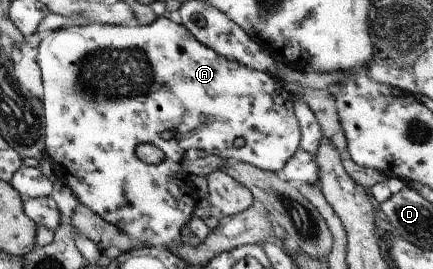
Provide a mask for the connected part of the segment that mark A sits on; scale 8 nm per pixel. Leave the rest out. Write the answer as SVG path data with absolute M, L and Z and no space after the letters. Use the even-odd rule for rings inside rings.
M160 16L150 24L137 24L129 26L118 26L115 24L90 23L87 26L73 25L68 28L54 30L44 39L41 39L38 46L38 53L35 62L40 70L42 93L40 103L43 107L44 116L44 155L51 164L51 169L58 181L69 187L71 194L77 198L78 203L85 205L99 215L105 222L115 225L133 243L142 241L148 247L165 247L173 251L179 243L184 240L179 235L180 227L186 224L193 214L190 197L184 195L185 188L181 182L181 160L185 151L190 148L202 149L208 155L220 156L223 159L230 159L238 162L252 164L261 170L278 173L286 160L299 149L299 127L293 114L293 103L296 98L285 87L279 77L272 77L270 74L248 69L234 60L226 59L199 42L182 24L175 24L172 21ZM242 137L244 145L234 147L234 139ZM138 144L152 144L158 147L164 154L164 159L159 164L147 164L141 162L134 153Z

